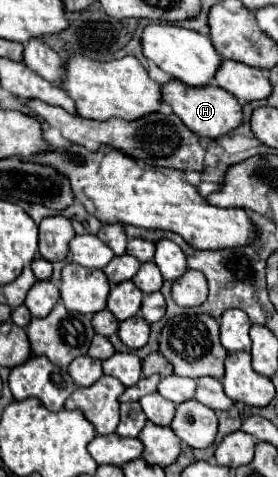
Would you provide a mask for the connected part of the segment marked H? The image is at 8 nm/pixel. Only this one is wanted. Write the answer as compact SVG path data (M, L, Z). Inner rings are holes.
M172 79L168 85L164 85L162 99L164 99L164 103L168 103L172 107L172 111L182 119L182 123L190 131L194 131L196 135L206 137L206 139L224 137L244 123L242 105L238 103L238 99L214 85L208 85L206 89L190 89L188 85L182 85L180 81Z

